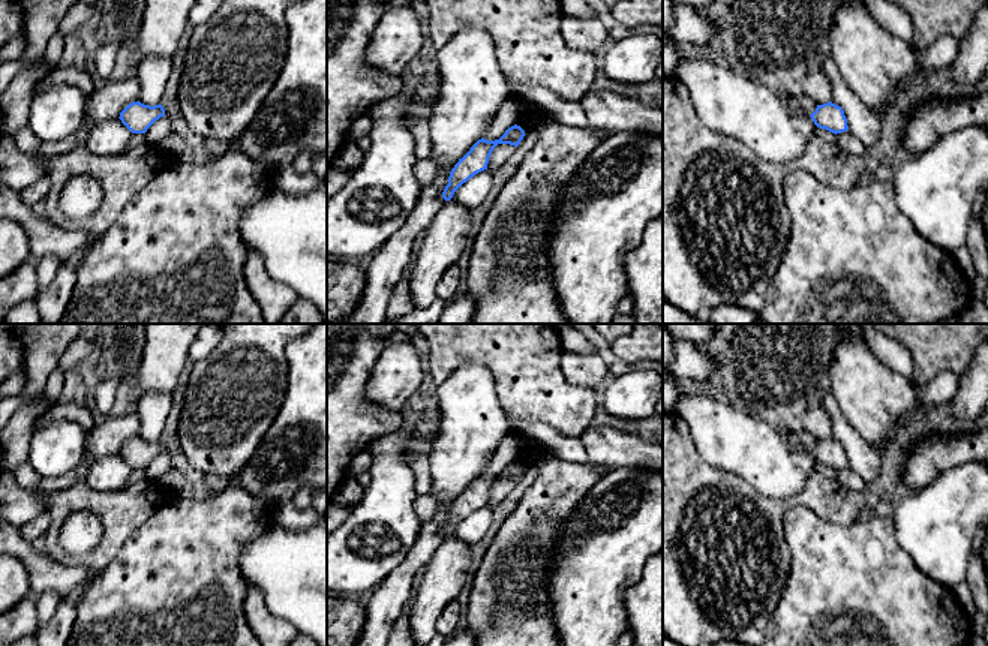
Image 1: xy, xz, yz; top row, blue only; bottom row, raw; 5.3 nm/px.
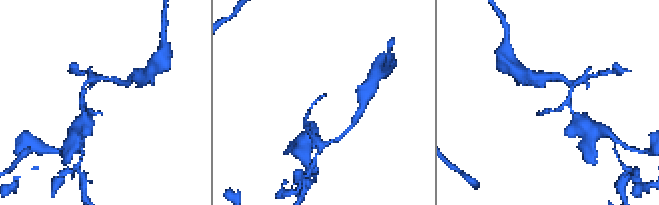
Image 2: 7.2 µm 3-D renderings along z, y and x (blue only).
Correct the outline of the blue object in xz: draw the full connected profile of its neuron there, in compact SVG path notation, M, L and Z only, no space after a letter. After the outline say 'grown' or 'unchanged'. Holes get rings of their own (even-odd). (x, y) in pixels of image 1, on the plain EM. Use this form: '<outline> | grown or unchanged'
M514 460L505 466L505 469L495 477L487 477L484 474L478 475L471 486L459 495L450 508L448 520L442 528L442 534L450 537L454 528L466 519L475 510L487 505L489 493L498 480L510 480L517 483L525 472L525 466Z | unchanged

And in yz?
M832 438L817 441L810 453L817 463L826 465L835 471L849 466L843 444Z | unchanged

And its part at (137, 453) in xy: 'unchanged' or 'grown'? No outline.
unchanged

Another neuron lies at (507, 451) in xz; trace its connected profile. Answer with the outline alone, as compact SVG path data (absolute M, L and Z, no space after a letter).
M508 433L490 457L487 472L484 475L495 477L499 475L505 466L520 456L519 441L513 433Z

